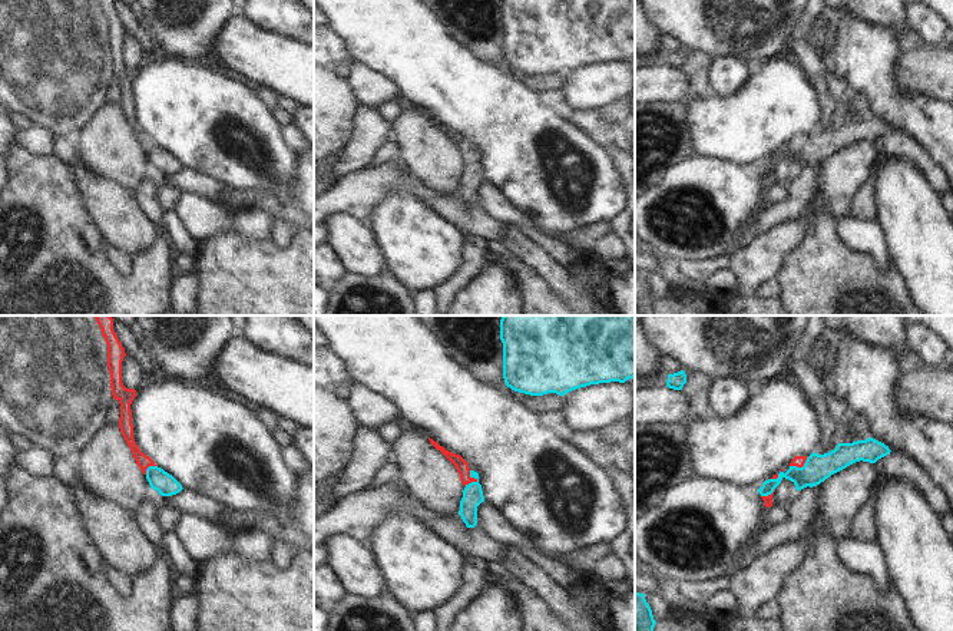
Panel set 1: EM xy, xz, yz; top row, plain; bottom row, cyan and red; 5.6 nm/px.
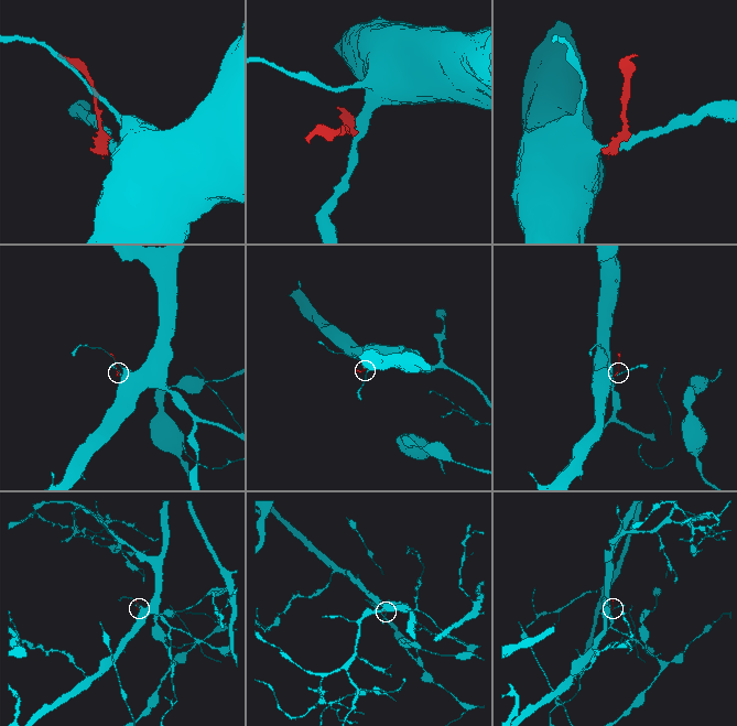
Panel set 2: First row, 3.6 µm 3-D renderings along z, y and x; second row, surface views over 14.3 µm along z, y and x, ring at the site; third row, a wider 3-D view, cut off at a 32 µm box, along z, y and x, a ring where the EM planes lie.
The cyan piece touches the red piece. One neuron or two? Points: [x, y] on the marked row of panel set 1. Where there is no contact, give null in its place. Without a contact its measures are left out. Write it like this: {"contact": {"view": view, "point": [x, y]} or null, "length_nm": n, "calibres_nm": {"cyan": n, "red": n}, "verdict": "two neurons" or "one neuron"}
{"contact": {"view": "xz", "point": [473, 482]}, "length_nm": 90, "calibres_nm": {"cyan": 110, "red": 70}, "verdict": "two neurons"}

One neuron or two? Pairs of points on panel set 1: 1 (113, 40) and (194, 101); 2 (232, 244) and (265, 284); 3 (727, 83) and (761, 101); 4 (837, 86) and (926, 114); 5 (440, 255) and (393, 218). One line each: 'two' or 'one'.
1: two
2: one
3: two
4: two
5: one

